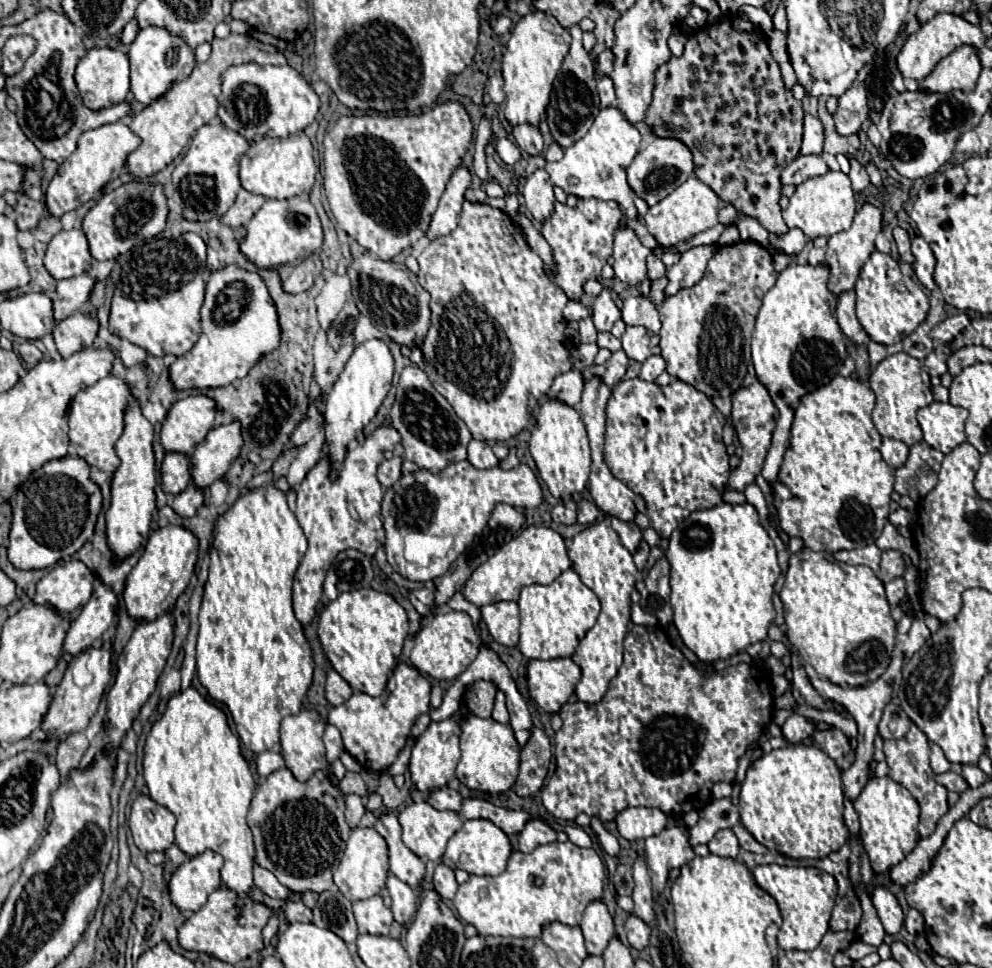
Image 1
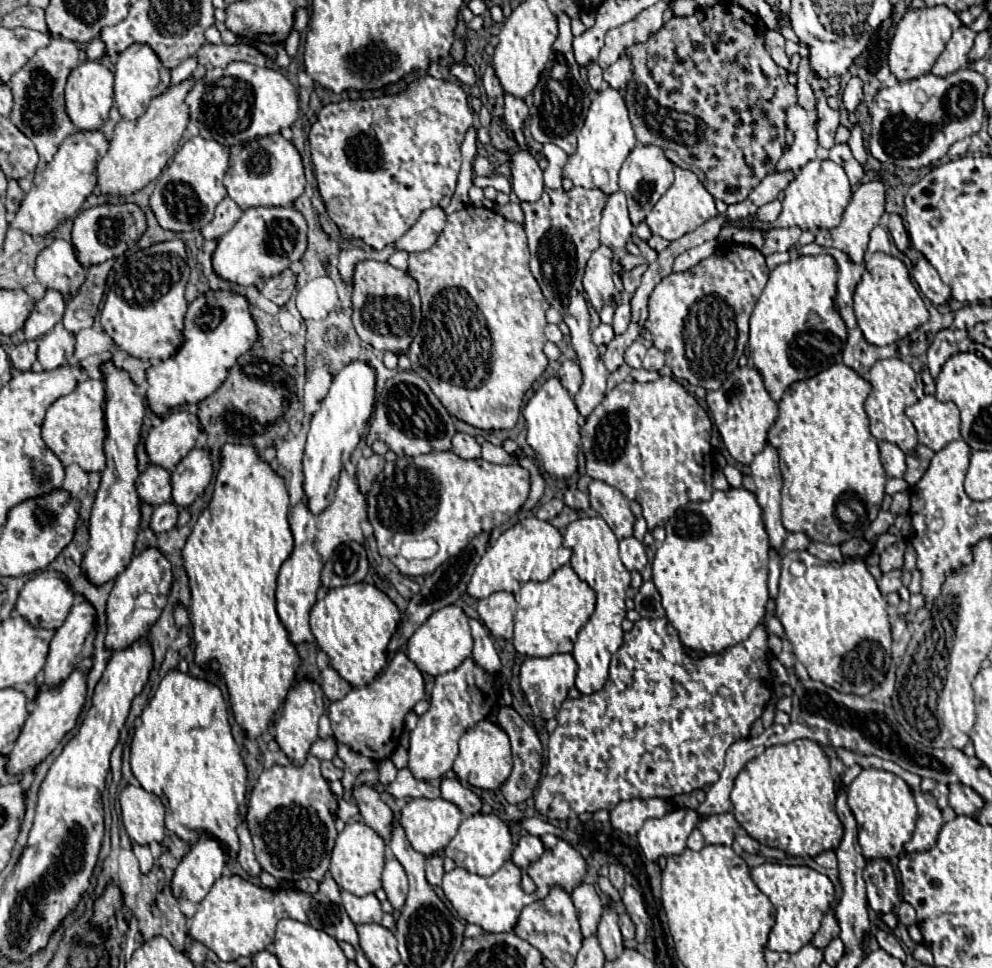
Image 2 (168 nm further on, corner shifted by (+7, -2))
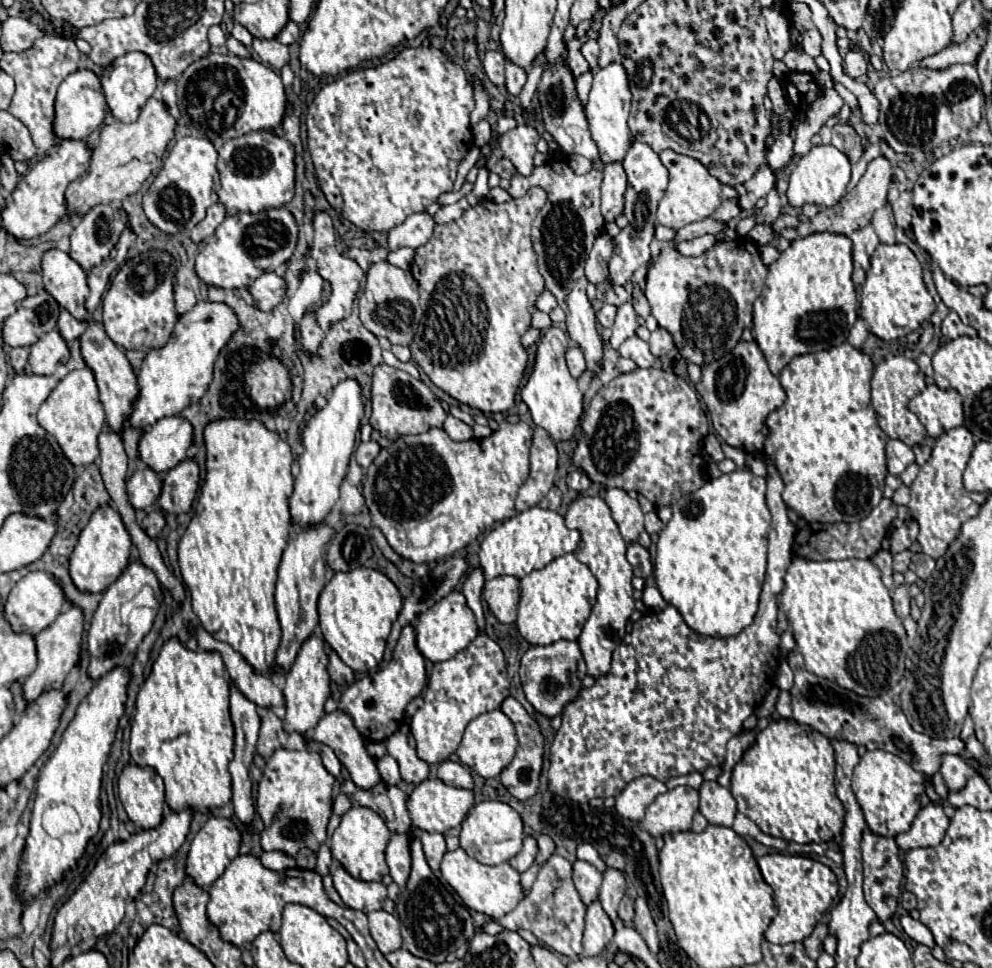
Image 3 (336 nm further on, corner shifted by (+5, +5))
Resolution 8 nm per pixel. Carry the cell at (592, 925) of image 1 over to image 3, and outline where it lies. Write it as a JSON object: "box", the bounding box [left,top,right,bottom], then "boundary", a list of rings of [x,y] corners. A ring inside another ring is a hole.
{"box":[573,861,603,905],"boundary":[[[585,861],[573,863],[573,883],[585,905],[591,905],[593,901],[597,901],[601,879],[603,875],[591,863],[585,863]]]}

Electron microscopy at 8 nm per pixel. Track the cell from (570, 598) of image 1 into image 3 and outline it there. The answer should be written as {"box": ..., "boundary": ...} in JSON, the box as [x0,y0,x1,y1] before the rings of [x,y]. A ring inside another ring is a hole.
{"box":[517,553,597,645],"boundary":[[[573,553],[561,555],[551,565],[531,571],[521,579],[521,601],[517,629],[531,645],[551,645],[559,639],[575,641],[579,629],[587,621],[597,595],[597,579],[587,565],[577,561]]]}

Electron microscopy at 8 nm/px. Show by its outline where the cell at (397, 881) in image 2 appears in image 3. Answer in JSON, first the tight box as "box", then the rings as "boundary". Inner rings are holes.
{"box":[385,833,411,889],"boundary":[[[393,833],[385,851],[385,859],[389,865],[389,875],[399,885],[399,889],[405,889],[409,869],[411,869],[411,855],[409,855],[409,841],[405,835]]]}

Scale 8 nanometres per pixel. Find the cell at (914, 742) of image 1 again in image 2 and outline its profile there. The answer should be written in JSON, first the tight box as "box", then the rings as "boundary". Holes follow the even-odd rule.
{"box":[905,792,945,852],"boundary":[[[915,792],[915,802],[919,810],[917,828],[913,832],[913,838],[905,844],[905,852],[923,852],[935,846],[937,834],[945,824],[945,820],[941,818],[941,810],[929,792]]]}

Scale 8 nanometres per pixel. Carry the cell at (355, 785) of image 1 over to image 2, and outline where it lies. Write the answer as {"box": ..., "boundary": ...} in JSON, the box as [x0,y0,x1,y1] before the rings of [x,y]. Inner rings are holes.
{"box":[321,760,343,780],"boundary":[[[323,760],[321,762],[321,774],[327,778],[327,780],[341,780],[341,776],[343,776],[343,772],[339,770],[339,768],[335,768],[333,766],[333,762],[329,762],[329,760]]]}

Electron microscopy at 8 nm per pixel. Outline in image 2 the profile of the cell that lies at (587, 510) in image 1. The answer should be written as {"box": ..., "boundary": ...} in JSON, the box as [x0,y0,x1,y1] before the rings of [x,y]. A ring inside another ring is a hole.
{"box":[565,486,589,510],"boundary":[[[569,486],[565,492],[565,504],[571,508],[587,510],[589,508],[589,496],[585,492],[581,492],[577,486]]]}

